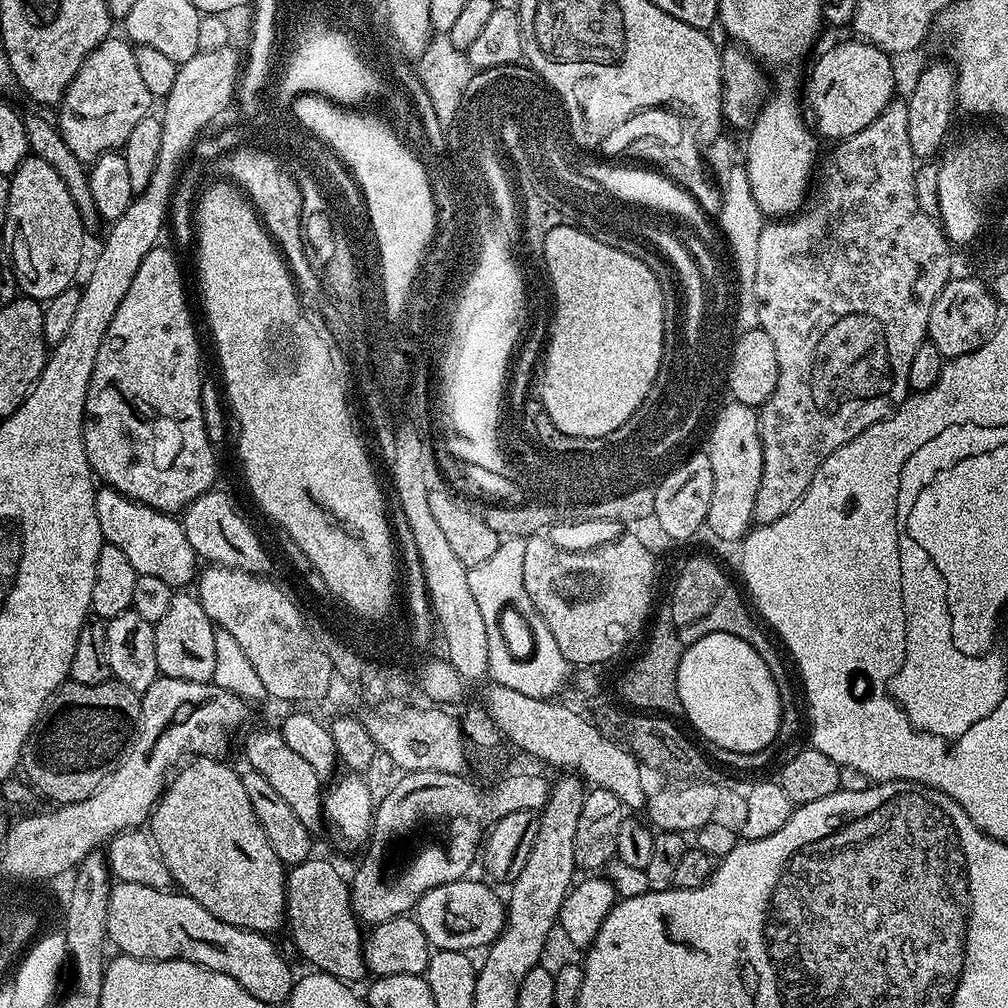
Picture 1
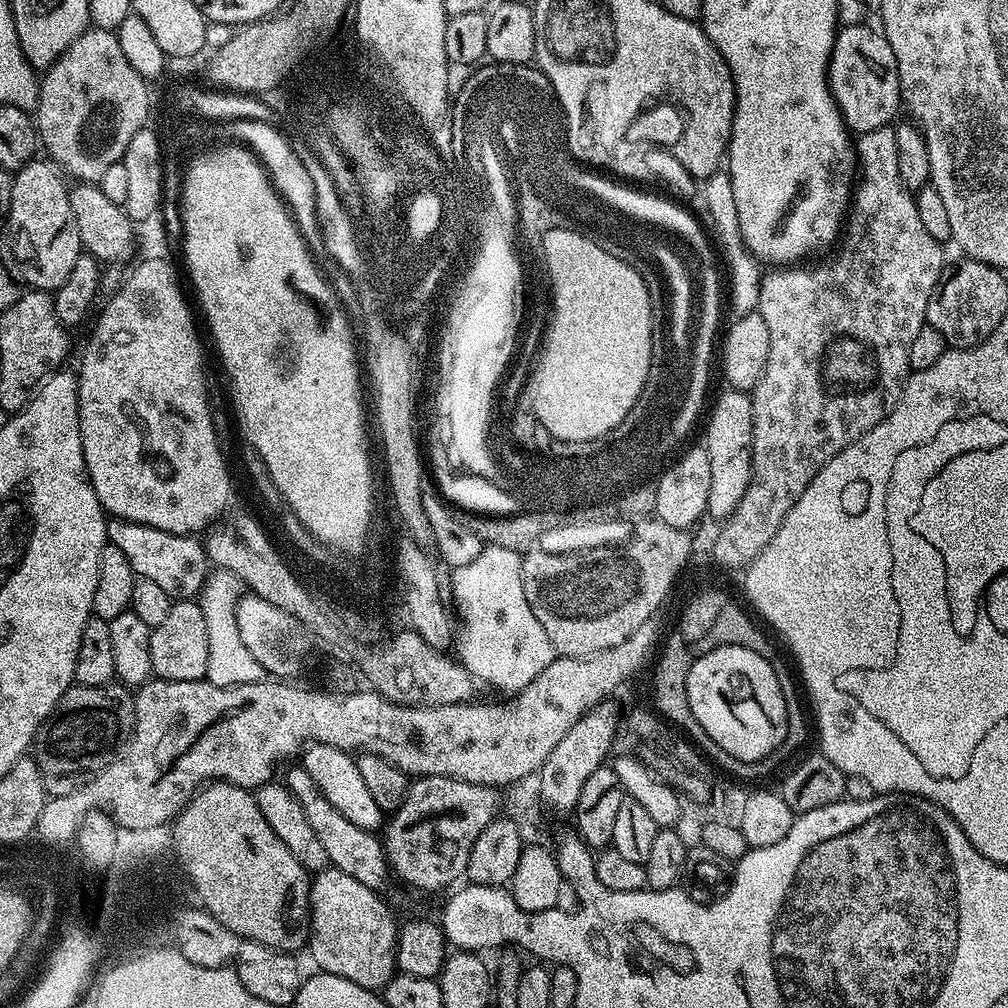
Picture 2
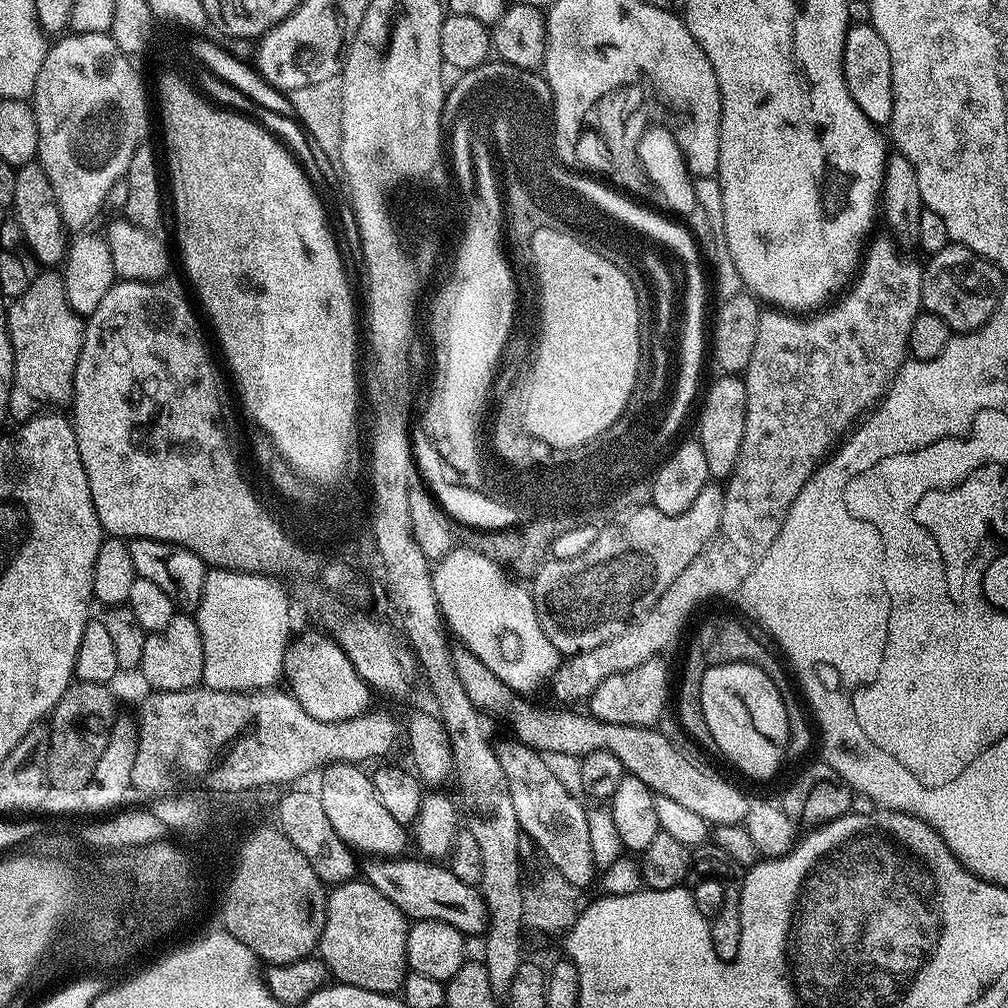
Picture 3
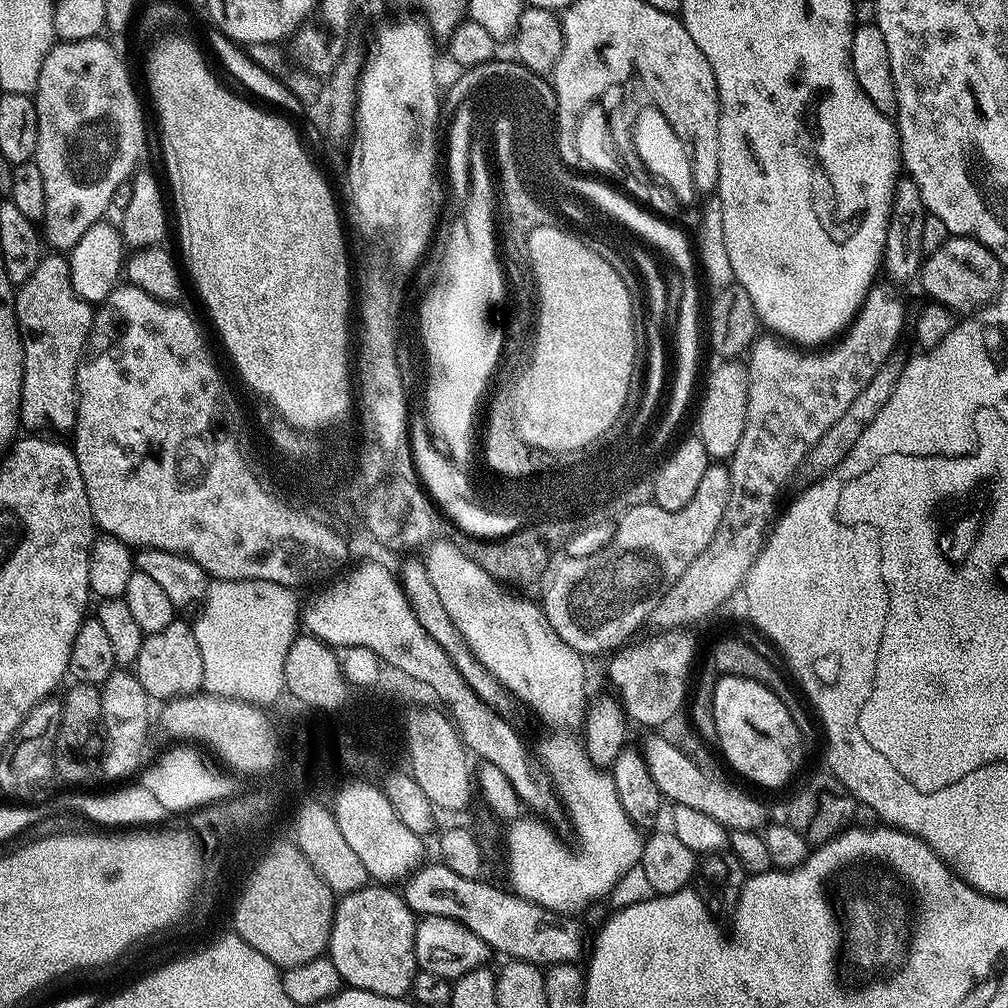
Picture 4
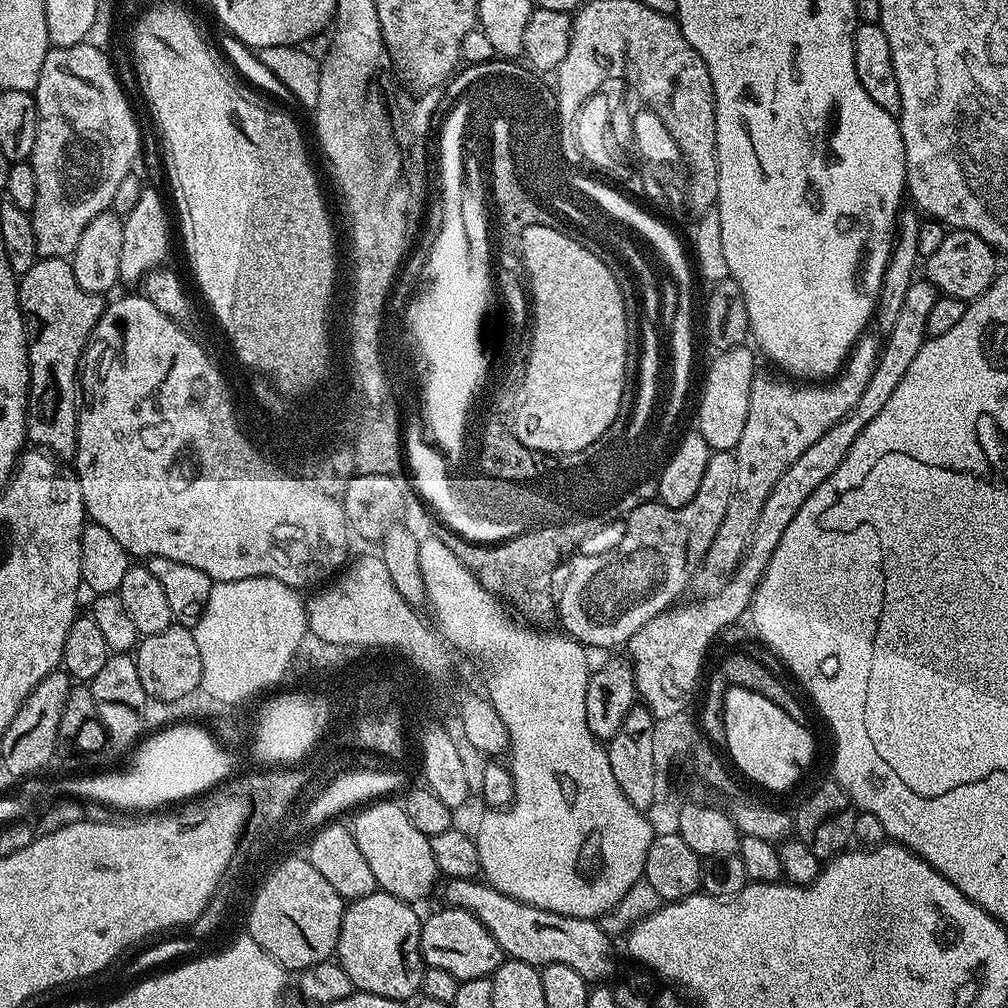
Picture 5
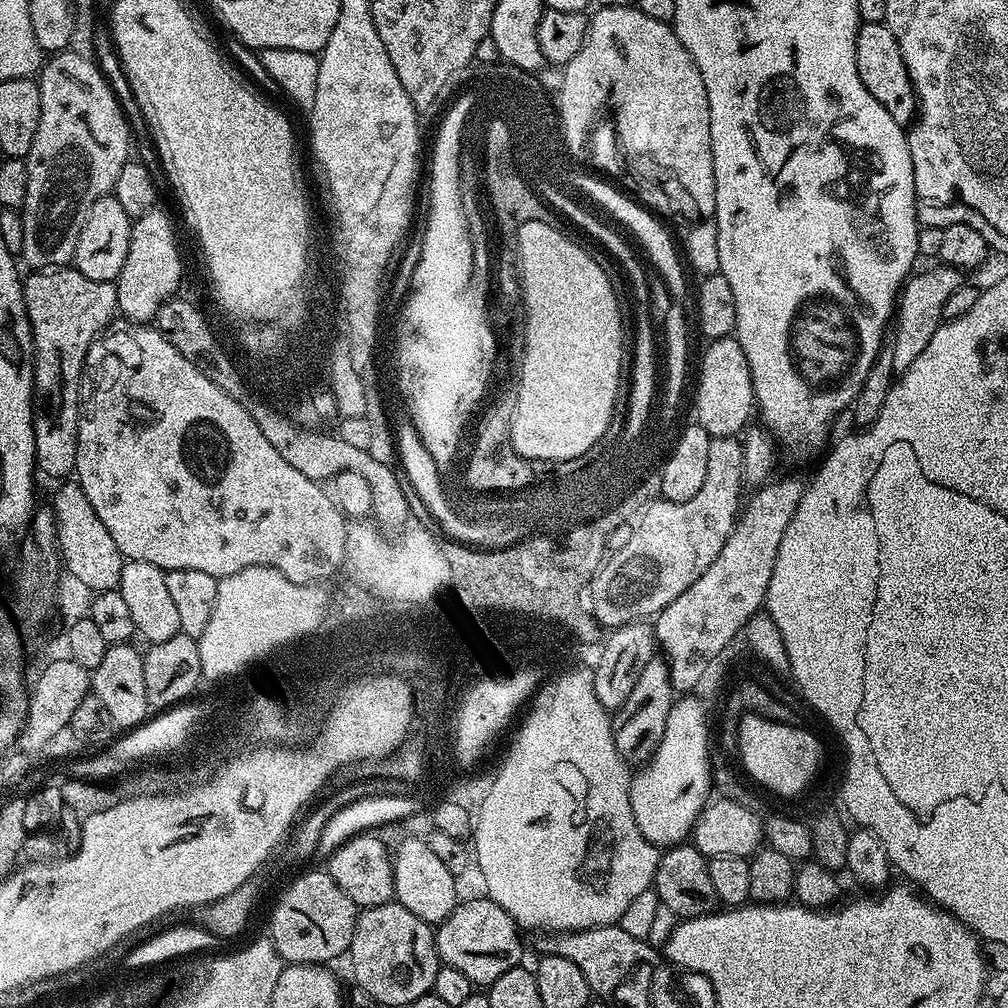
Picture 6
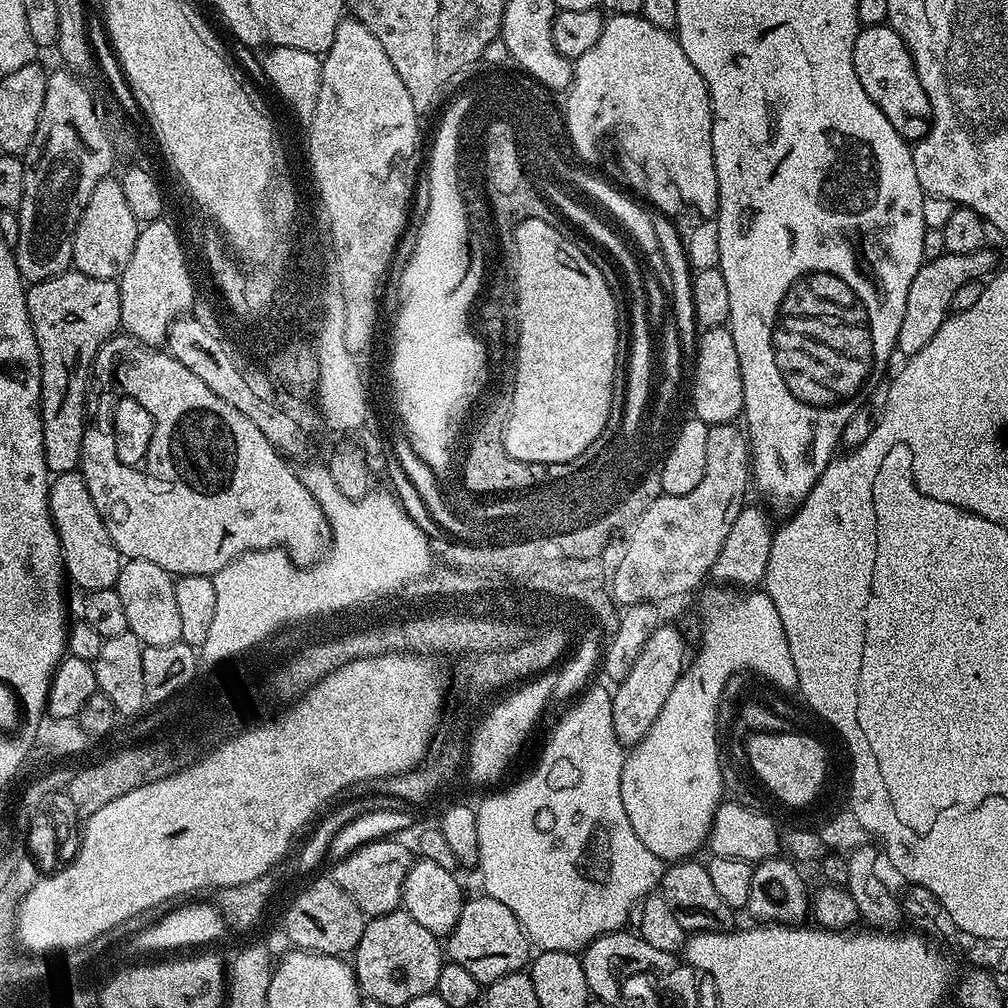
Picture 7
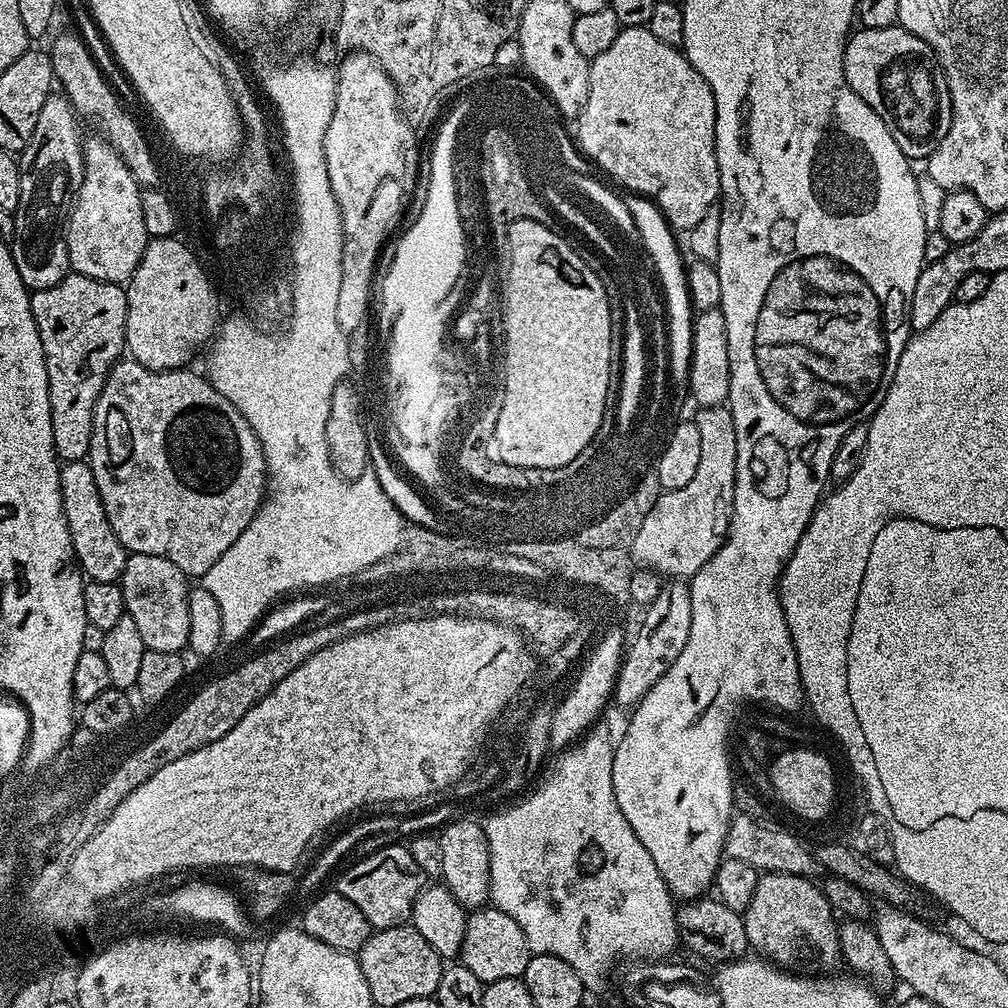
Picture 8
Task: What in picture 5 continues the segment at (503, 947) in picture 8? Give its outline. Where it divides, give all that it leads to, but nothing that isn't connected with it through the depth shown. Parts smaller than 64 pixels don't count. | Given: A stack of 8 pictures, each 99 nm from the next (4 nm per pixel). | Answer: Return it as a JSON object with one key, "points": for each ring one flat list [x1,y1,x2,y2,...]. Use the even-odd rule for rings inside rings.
{"points":[[447,906,441,907,441,909,441,912,436,912,433,916,425,915,420,926,420,953,425,965,429,968,447,970,461,982,483,976,491,977,492,973,498,970,500,963,506,959,502,946,498,946,498,942,494,940,494,934,490,934,490,930,486,930,486,926,482,926,480,919,466,910]]}

